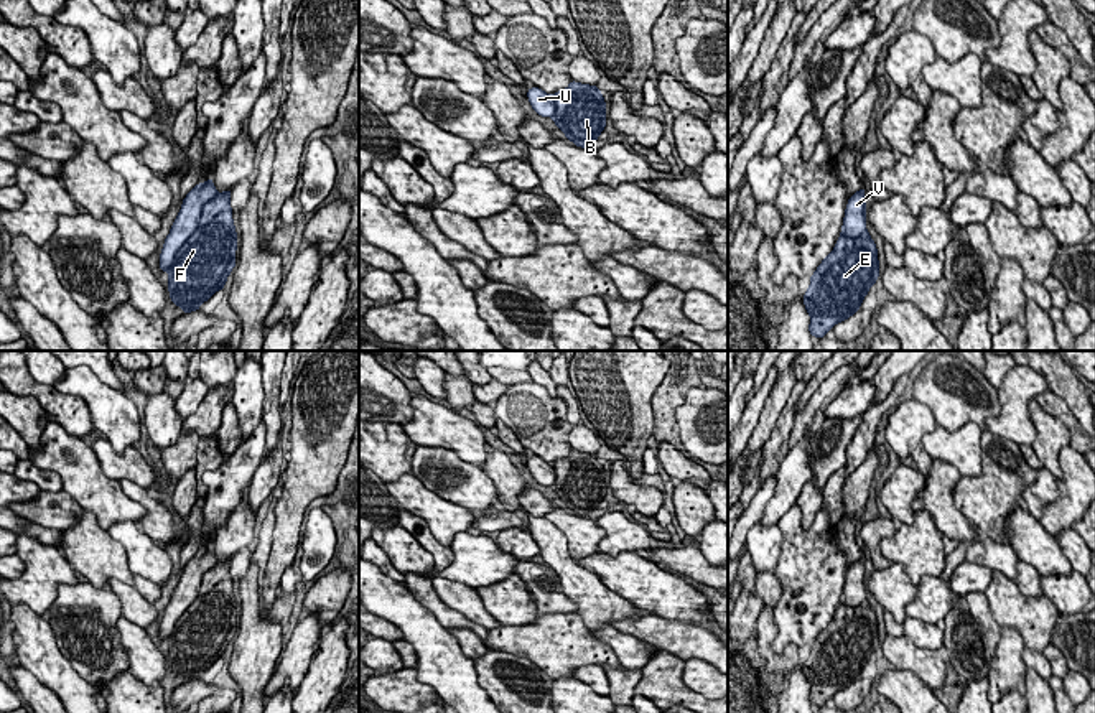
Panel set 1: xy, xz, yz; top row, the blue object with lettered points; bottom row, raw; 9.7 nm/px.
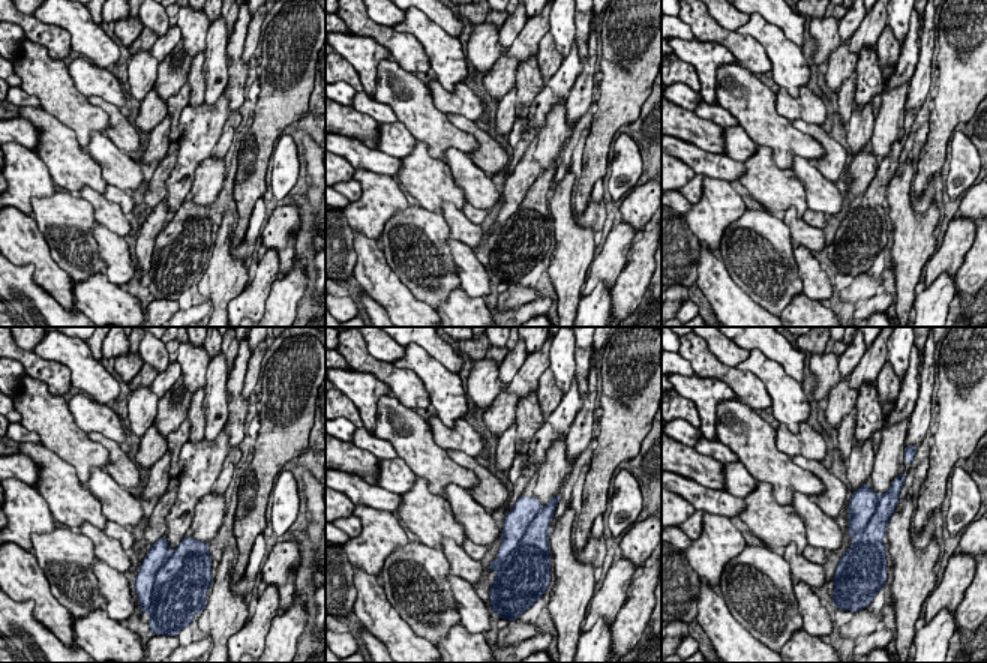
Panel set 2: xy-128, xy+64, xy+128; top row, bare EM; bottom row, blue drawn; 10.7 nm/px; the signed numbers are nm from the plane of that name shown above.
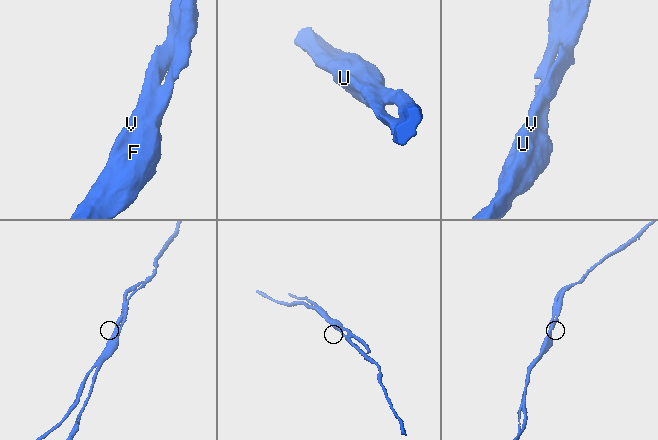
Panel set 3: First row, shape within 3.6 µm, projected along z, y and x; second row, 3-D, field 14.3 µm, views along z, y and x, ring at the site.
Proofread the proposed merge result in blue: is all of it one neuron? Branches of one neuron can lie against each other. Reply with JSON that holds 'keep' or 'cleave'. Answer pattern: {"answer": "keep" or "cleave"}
{"answer": "cleave"}

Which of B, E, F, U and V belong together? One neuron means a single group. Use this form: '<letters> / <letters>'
B E F / U V

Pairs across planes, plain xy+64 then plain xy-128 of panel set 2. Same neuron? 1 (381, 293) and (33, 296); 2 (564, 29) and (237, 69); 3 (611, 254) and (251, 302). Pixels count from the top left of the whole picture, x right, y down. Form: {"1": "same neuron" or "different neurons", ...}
{"1": "different neurons", "2": "different neurons", "3": "same neuron"}

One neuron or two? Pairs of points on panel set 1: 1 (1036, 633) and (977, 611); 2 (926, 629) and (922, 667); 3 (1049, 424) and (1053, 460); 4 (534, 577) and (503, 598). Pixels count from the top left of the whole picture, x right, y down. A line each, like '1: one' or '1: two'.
1: two
2: two
3: one
4: one

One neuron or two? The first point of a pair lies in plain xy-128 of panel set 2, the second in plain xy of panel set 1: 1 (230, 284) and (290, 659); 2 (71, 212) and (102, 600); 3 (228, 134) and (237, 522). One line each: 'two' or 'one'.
1: two
2: one
3: two

